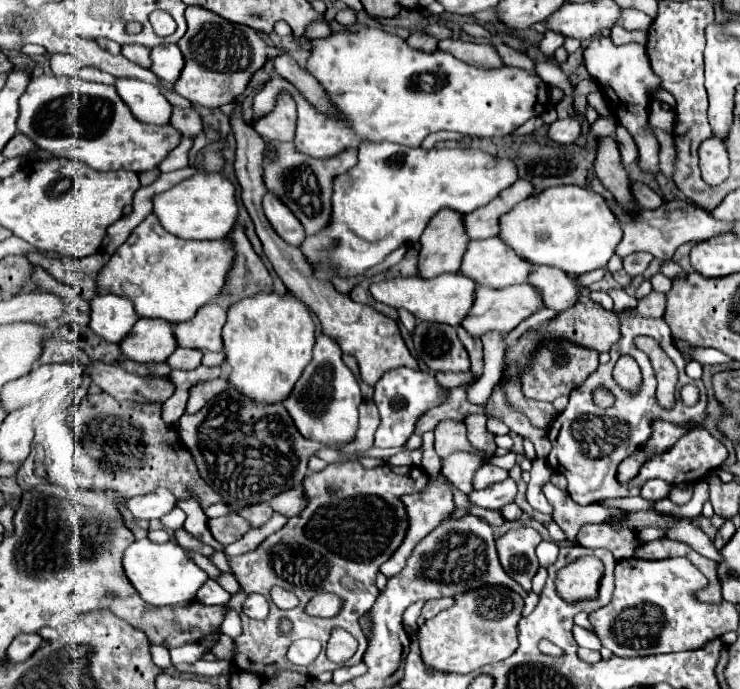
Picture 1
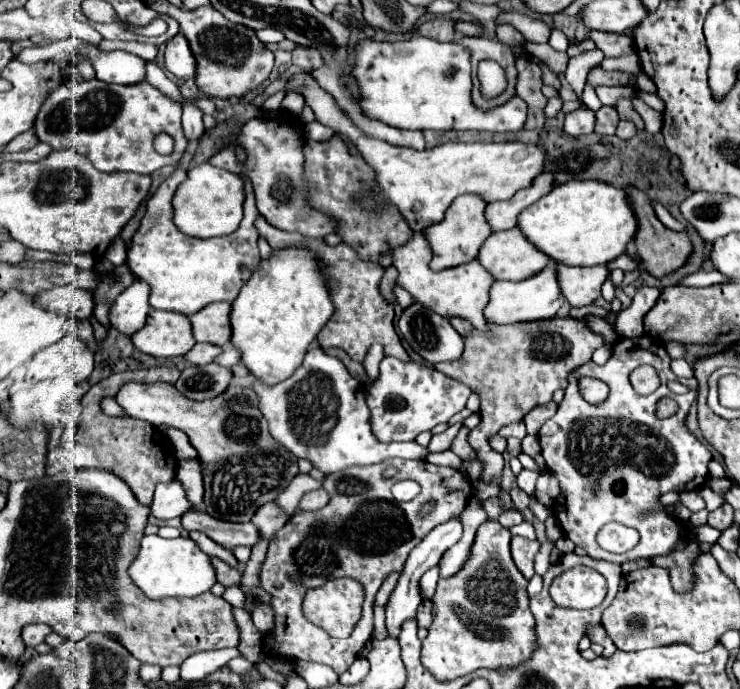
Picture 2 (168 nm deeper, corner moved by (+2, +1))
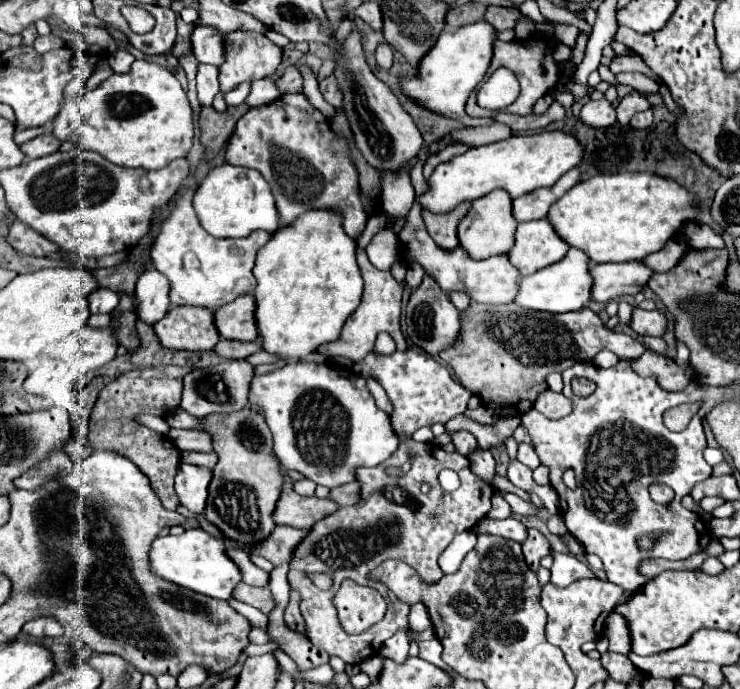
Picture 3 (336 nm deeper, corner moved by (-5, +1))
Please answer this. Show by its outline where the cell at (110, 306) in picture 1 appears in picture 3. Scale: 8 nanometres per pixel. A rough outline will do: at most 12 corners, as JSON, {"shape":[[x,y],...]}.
{"shape":[[147,269],[135,287],[135,315],[155,325],[169,309],[169,283]]}

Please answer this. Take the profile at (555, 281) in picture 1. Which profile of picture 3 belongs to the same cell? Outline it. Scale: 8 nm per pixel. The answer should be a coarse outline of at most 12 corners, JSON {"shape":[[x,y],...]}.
{"shape":[[641,261],[591,265],[591,301],[639,293],[653,271]]}

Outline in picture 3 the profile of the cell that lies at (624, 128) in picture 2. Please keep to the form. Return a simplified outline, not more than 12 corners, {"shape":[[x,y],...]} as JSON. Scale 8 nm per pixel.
{"shape":[[643,111],[633,115],[631,129],[647,129],[653,113]]}

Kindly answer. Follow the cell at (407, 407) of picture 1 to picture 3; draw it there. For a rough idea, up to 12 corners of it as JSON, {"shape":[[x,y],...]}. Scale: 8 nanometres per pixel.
{"shape":[[421,351],[369,353],[391,427],[447,423],[473,395]]}

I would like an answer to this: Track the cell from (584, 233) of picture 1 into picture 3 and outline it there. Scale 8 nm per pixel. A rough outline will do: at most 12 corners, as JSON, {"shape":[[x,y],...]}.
{"shape":[[651,173],[579,181],[547,221],[593,263],[659,251],[693,195]]}

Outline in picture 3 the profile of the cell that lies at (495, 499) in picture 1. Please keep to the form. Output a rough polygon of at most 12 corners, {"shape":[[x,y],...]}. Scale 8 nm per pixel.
{"shape":[[399,629],[379,653],[403,663],[411,645],[409,631]]}

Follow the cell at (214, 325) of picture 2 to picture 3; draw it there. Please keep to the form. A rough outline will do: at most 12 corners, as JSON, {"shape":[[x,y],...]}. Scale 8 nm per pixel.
{"shape":[[255,299],[215,309],[223,339],[255,341]]}

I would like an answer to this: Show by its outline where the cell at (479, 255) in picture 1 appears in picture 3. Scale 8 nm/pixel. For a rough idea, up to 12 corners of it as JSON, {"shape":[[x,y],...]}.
{"shape":[[545,219],[519,223],[507,257],[525,277],[563,259],[569,245]]}

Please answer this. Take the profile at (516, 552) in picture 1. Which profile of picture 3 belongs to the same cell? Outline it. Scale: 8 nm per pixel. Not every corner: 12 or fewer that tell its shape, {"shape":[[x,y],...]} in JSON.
{"shape":[[529,529],[523,543],[529,569],[537,571],[541,557],[549,555],[549,541]]}

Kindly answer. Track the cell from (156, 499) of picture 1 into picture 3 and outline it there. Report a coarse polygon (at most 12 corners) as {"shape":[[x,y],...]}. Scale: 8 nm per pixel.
{"shape":[[181,465],[175,475],[179,503],[203,513],[211,471]]}

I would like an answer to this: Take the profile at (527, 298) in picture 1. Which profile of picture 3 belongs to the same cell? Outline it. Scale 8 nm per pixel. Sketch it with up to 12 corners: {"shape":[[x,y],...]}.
{"shape":[[579,249],[521,277],[515,303],[567,313],[591,291],[589,259]]}

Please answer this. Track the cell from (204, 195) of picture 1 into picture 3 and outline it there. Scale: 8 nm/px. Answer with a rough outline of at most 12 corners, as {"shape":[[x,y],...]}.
{"shape":[[209,169],[193,197],[213,237],[279,229],[255,169]]}

